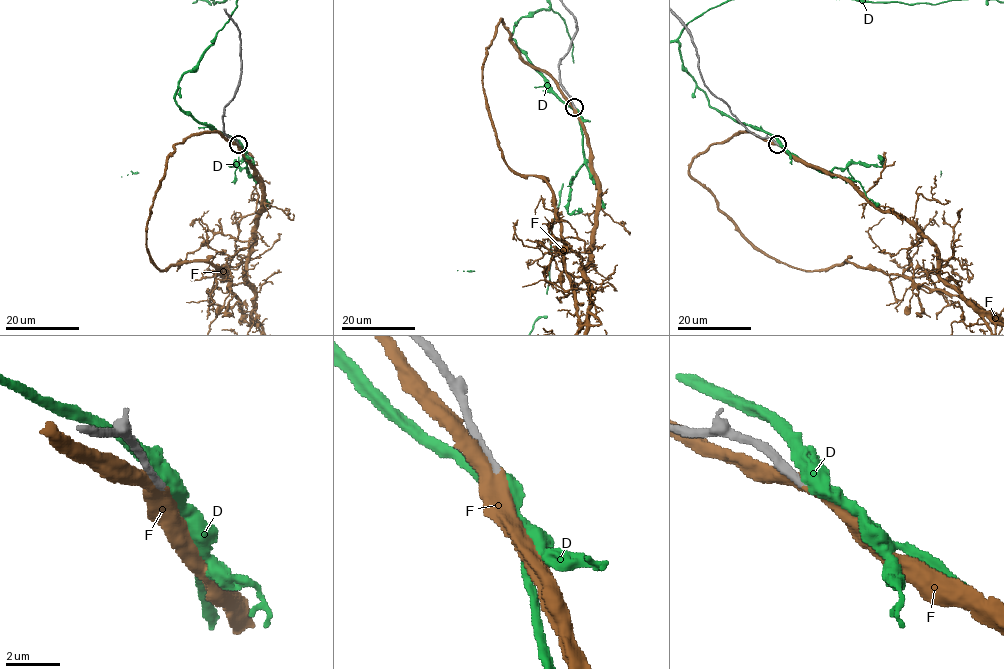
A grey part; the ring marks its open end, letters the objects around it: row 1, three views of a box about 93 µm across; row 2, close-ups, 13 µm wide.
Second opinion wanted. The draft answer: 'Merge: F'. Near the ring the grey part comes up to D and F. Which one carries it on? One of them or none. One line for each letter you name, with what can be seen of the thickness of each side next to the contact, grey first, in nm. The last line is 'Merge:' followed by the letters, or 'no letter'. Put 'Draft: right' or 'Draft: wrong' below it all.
F: 400/500 nm
Merge: F
Draft: right

